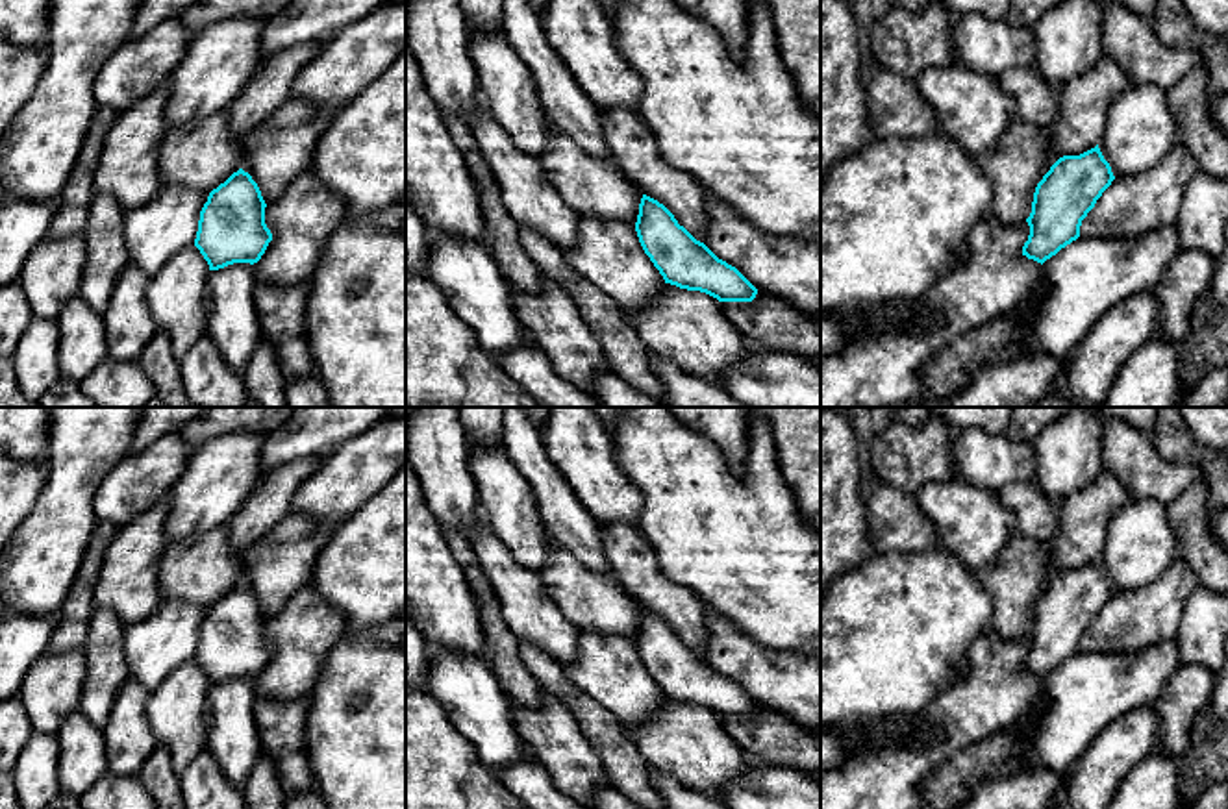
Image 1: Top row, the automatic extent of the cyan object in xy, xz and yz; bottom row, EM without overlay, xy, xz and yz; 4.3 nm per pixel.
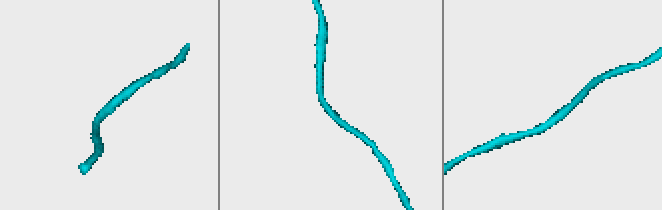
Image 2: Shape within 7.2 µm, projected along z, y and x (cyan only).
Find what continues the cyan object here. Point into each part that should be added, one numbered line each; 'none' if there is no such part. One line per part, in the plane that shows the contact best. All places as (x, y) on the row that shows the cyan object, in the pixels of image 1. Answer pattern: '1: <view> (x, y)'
none

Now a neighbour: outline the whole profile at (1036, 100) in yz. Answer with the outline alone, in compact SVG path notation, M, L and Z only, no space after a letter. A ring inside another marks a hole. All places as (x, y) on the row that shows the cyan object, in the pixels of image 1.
M1035 65L1015 67L996 78L1015 102L1015 122L1052 128L1059 109L1059 91L1041 78Z

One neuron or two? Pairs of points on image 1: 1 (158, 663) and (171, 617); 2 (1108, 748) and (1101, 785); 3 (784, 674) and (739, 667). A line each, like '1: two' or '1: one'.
1: one
2: one
3: one

